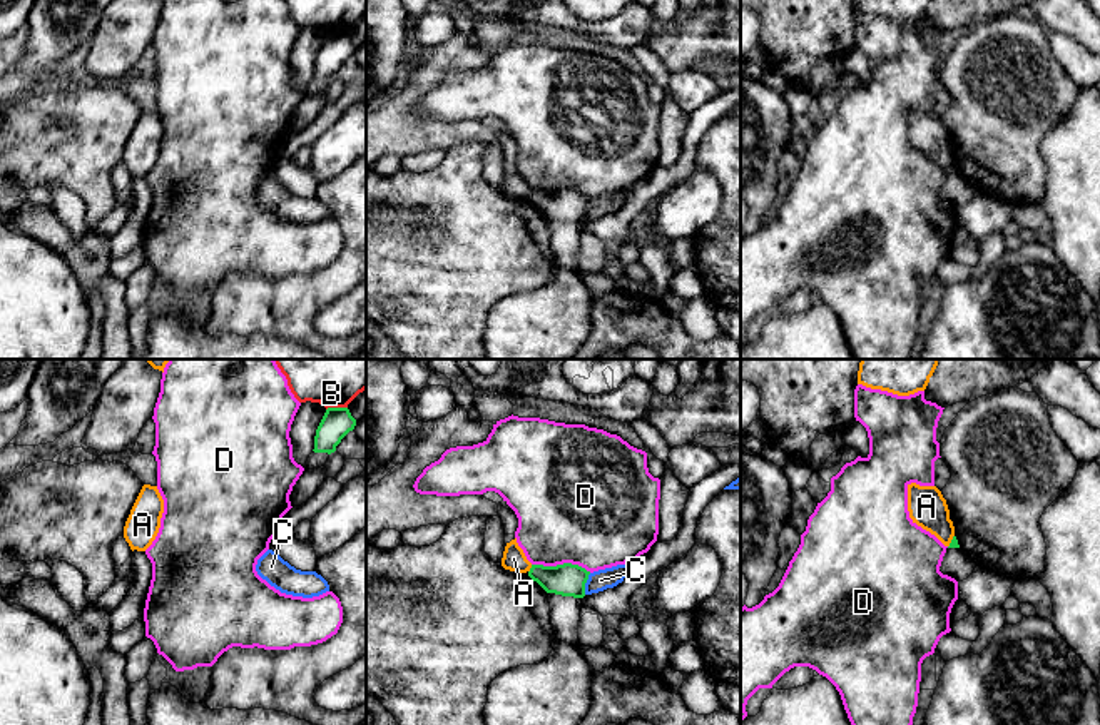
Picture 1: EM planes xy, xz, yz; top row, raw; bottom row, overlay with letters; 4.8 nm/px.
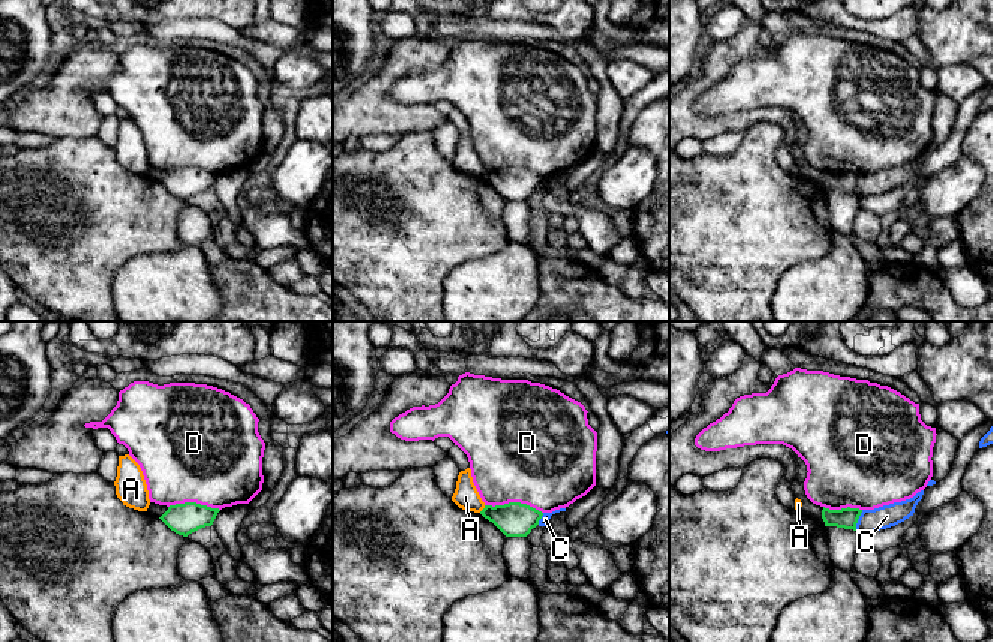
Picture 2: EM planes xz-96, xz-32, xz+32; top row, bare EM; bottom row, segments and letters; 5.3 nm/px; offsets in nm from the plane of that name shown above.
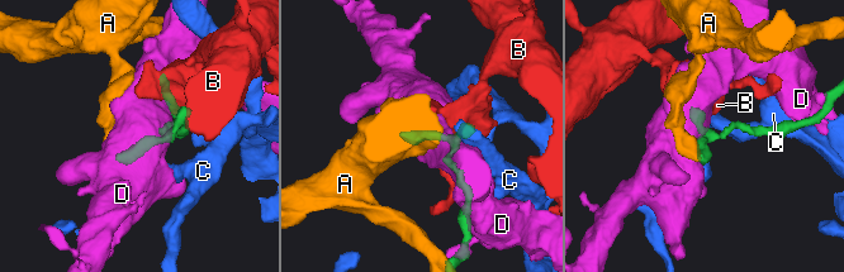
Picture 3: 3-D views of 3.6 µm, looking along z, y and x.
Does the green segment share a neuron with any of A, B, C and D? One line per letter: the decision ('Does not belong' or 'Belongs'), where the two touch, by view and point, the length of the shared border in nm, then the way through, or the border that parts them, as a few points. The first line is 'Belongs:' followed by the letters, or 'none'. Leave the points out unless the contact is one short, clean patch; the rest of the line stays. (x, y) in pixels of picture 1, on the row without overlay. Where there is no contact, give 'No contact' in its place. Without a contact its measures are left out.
Belongs: none
A: Does not belong. Touches green at xz (530, 194). Shared border 40 nm. Boundary: xz (532, 191), (529, 197)
B: Does not belong. Touches green at xy (336, 34). Shared border 110 nm. Boundary: xy (346, 32), (330, 32), (326, 35)
C: Does not belong. Touches green at xz (585, 207). Shared border 110 nm. Boundary: xz (590, 199), (584, 219)
D: Does not belong. Touches green at xz (562, 191). Shared border 300 nm

